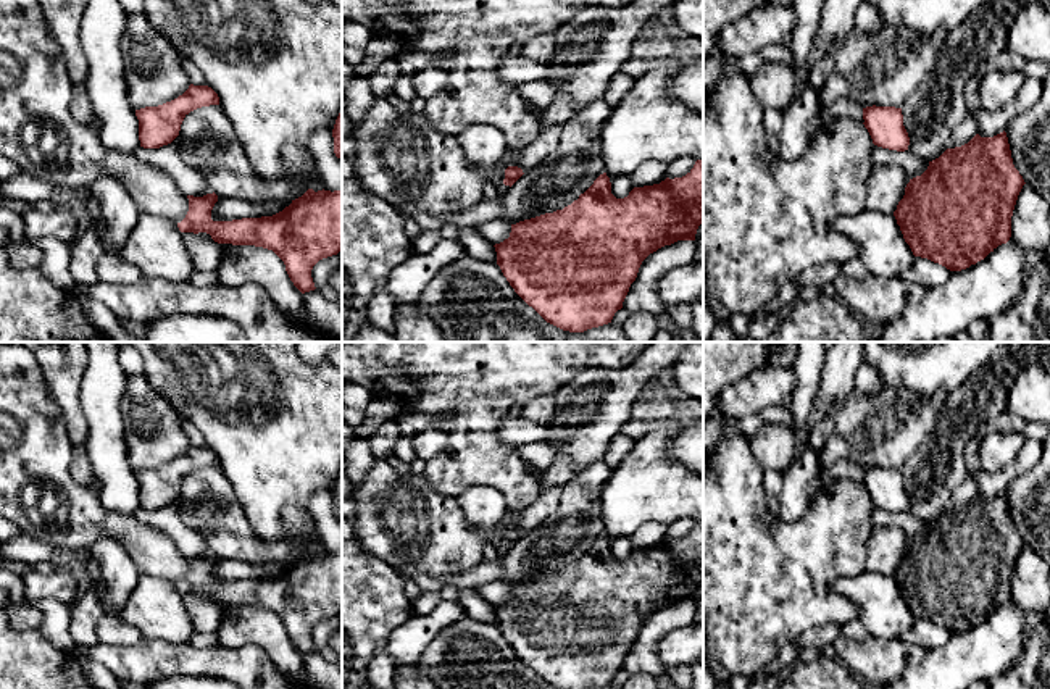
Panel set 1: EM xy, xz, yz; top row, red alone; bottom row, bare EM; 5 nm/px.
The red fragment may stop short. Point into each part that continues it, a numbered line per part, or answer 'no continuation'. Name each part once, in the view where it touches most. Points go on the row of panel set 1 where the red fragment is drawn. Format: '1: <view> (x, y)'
no continuation

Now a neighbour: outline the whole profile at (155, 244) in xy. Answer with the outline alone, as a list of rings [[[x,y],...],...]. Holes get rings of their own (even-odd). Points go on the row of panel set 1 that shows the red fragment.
[[[140,213],[118,257],[139,266],[147,278],[187,282],[194,273],[177,224],[148,213]]]

